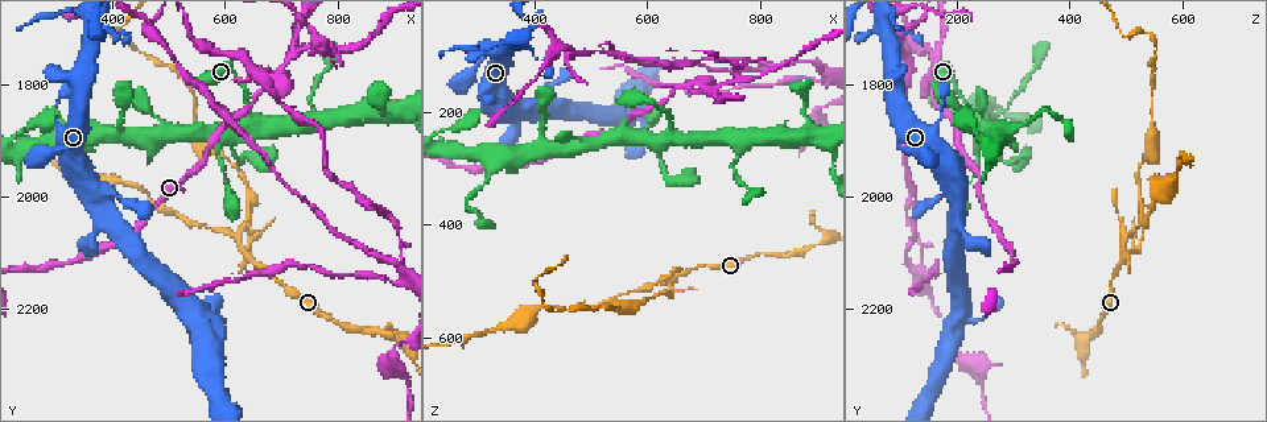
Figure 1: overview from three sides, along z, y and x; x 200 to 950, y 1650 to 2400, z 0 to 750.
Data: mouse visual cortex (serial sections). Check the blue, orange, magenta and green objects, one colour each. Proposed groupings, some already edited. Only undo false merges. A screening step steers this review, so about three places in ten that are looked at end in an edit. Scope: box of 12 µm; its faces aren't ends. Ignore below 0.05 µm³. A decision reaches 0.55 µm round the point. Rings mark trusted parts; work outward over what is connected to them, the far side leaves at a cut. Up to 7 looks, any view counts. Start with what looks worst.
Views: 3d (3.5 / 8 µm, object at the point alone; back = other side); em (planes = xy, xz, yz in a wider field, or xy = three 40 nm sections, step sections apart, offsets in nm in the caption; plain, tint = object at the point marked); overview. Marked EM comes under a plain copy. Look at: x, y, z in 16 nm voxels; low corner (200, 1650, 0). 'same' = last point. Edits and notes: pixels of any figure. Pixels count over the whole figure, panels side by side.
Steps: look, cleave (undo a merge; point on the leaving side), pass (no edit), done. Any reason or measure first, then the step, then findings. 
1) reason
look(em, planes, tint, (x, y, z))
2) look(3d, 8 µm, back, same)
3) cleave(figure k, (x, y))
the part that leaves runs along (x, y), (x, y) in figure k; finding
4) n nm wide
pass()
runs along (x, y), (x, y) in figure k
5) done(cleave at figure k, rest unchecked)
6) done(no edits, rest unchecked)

three-way junction
look(3d, 3.5 µm, (635, 2105, 500))

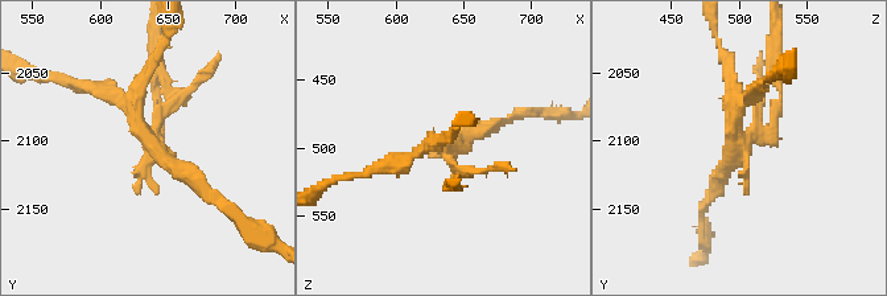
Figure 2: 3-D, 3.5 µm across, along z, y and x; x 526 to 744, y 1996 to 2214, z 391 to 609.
need the tissue
look(em, xy, step 5, tint, (638, 2100, 502))

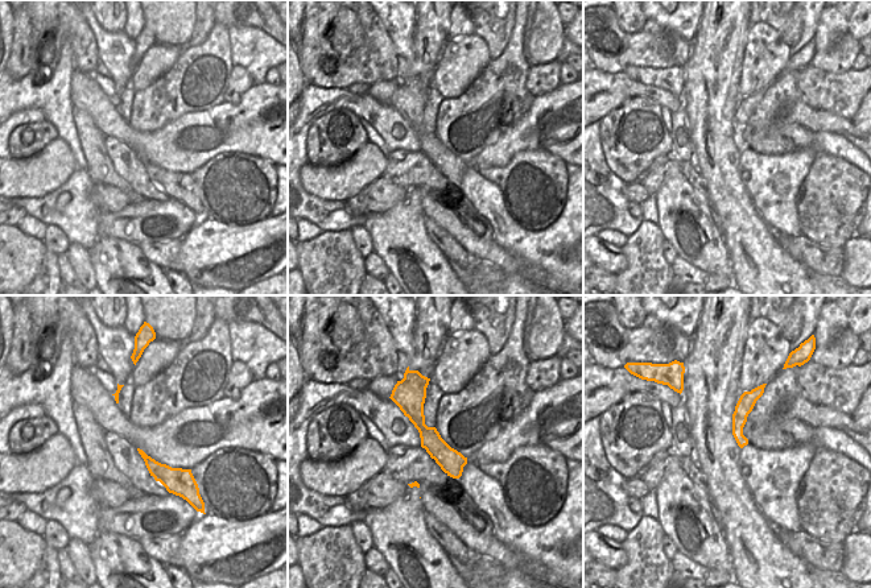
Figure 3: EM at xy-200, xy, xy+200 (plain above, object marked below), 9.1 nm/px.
cut it another way
look(em, xy, step 3, tint, same)

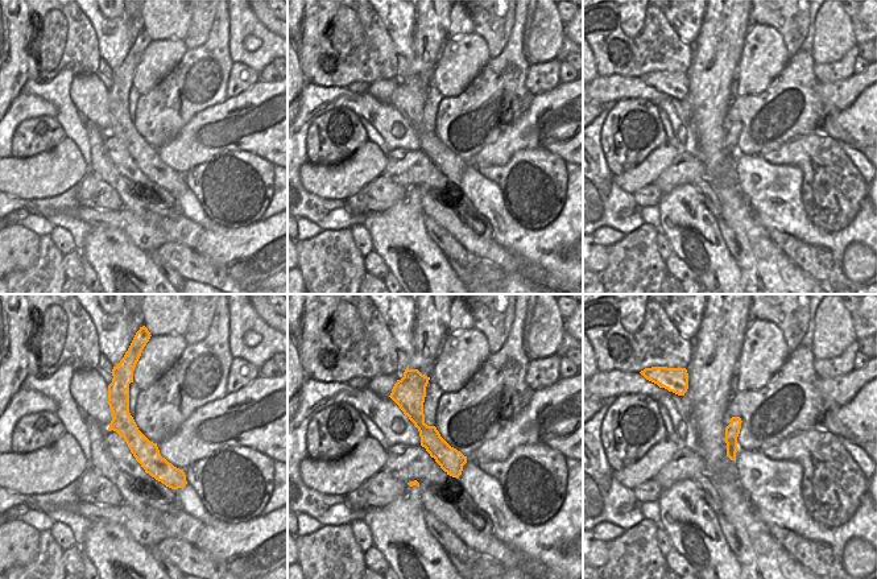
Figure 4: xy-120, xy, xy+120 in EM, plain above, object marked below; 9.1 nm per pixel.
220 nm wide
cleave(figure 2, (178, 97))
the part that leaves runs along (445, 152), (453, 167), (449, 186) in figure 2; two cells meet here

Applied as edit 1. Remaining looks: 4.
look(3d, 3.5 µm, (700, 1775, 155))

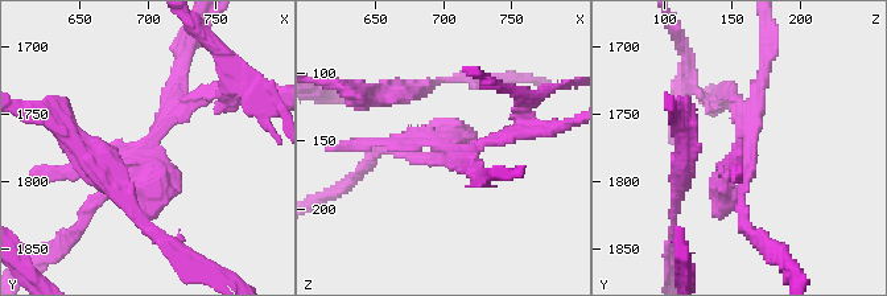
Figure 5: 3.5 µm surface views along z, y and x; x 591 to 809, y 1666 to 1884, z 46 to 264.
shape alone is not enough
look(em, xy, step 2, tint, (702, 1774, 158))

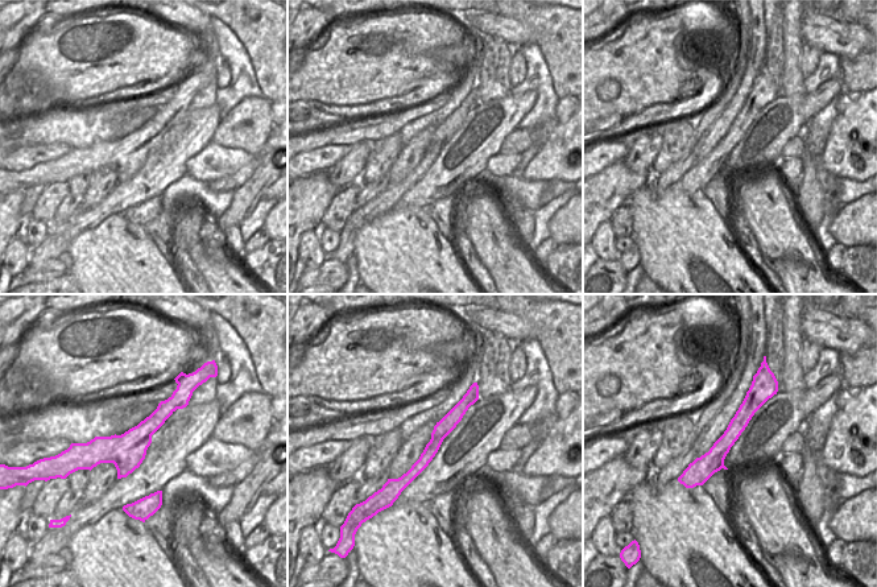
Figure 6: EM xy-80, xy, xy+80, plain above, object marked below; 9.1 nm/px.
look(em, xy, step 5, tint, same)

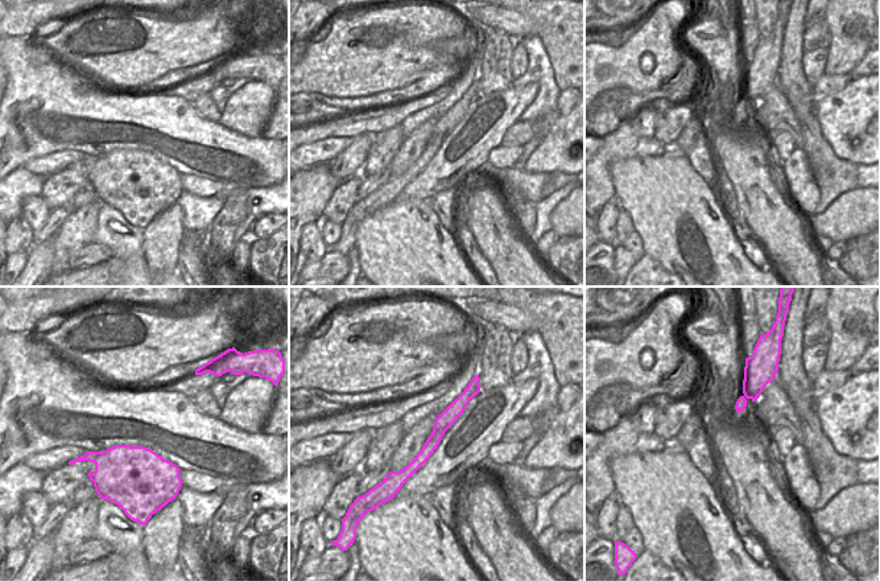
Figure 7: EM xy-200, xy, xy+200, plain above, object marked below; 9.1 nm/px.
cleave(figure 5, (137, 198))
two cells meet here

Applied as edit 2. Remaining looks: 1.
done(cleave at figure 2, cleave at figure 5, rest unchecked)

